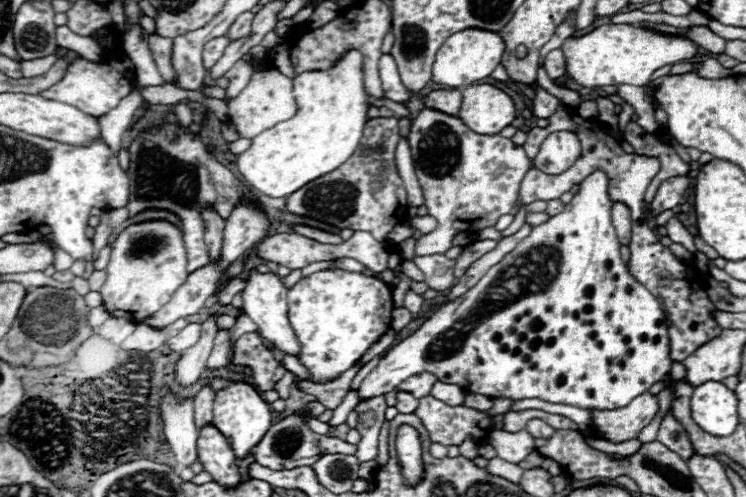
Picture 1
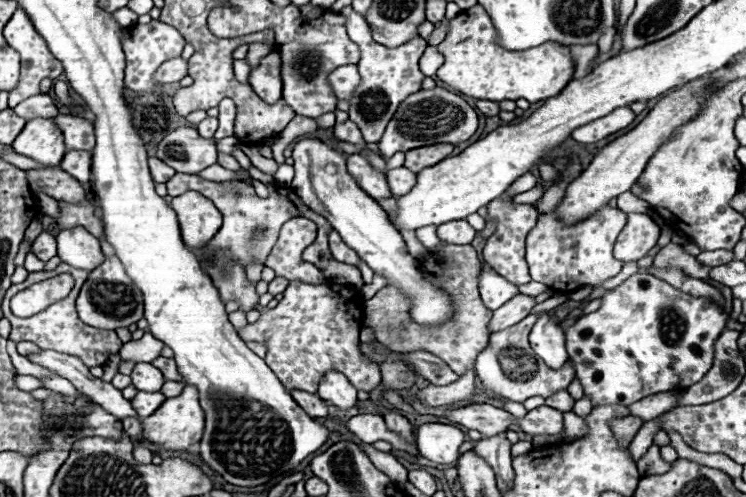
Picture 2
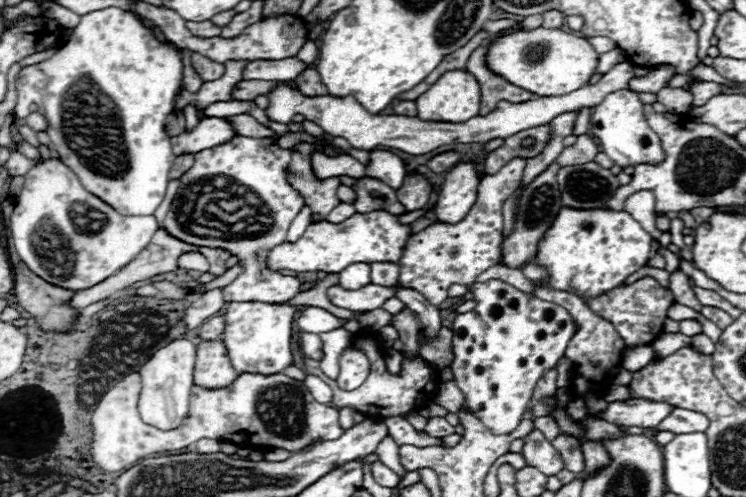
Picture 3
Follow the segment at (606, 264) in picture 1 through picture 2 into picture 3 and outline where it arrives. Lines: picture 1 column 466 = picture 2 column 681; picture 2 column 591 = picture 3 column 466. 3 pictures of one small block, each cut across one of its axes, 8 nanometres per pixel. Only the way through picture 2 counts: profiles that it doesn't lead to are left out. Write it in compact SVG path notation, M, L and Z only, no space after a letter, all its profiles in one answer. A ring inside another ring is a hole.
M488 280L470 286L478 306L454 318L454 362L452 372L470 410L496 434L516 430L528 408L534 386L544 370L556 366L564 356L576 326L564 308L522 294L514 286Z

